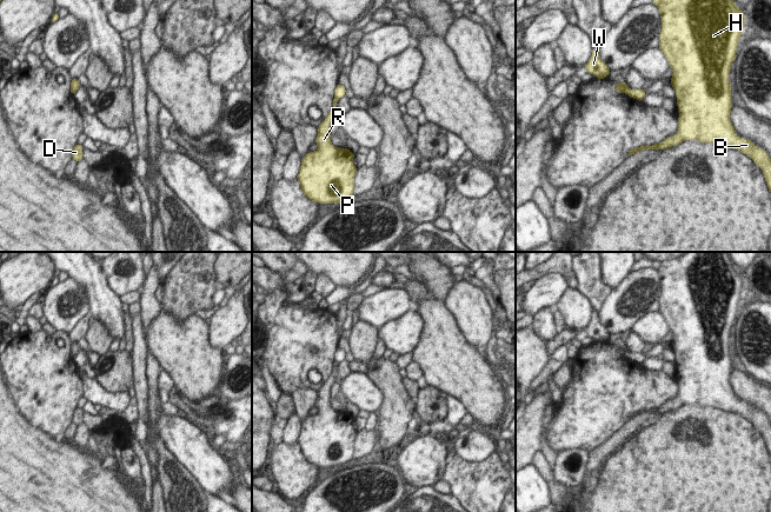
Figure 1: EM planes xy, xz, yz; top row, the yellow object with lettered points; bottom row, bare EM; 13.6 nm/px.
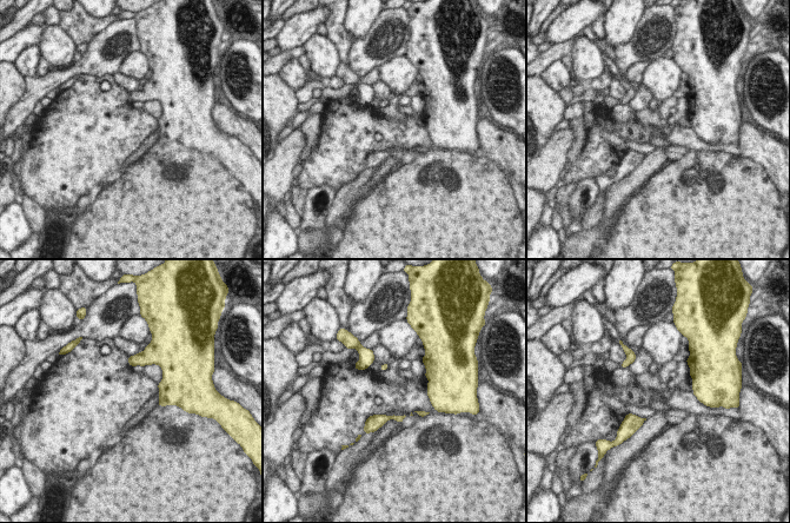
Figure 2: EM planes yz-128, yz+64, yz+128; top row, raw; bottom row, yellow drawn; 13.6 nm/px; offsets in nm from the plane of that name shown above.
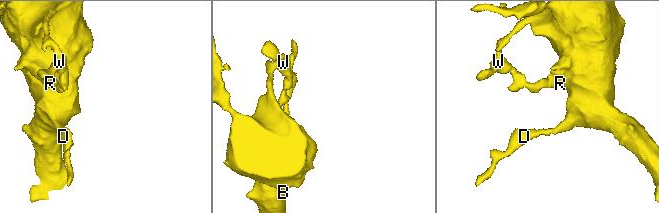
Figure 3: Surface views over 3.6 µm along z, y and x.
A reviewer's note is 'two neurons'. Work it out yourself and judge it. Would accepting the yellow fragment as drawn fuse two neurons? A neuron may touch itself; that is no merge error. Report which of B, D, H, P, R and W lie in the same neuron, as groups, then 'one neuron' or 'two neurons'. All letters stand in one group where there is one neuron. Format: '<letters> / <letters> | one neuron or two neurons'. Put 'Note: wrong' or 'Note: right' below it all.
B D H P R / W | two neurons
Note: right

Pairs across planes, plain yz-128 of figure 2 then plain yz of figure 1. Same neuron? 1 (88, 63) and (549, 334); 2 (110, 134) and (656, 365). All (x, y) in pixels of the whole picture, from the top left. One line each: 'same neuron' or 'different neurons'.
1: different neurons
2: different neurons

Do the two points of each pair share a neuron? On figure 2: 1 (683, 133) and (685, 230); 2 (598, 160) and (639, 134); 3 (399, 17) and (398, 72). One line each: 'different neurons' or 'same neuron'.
1: different neurons
2: same neuron
3: different neurons

